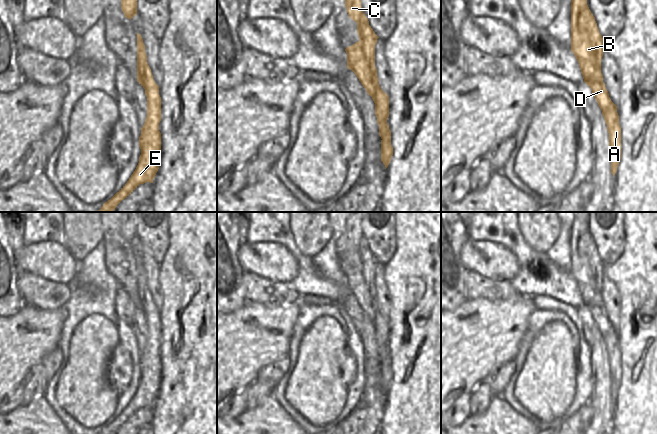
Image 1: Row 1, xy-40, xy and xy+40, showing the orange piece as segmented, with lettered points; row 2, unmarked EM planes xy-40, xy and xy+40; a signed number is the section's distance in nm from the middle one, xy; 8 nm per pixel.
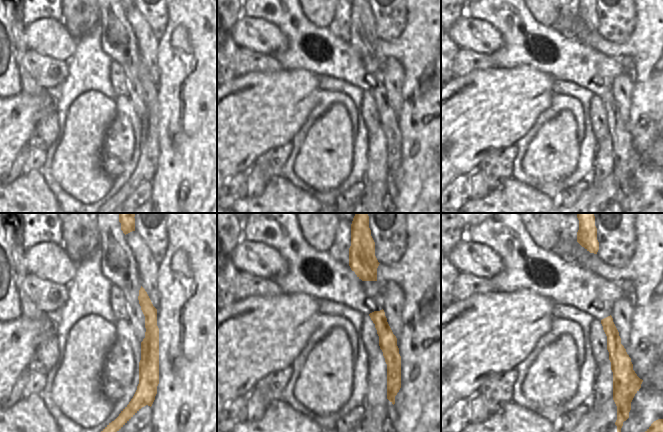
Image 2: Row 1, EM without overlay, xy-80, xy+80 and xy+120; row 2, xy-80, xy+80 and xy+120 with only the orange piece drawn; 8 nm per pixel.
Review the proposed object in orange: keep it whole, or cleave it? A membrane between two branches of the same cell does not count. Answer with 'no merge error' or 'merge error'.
merge error

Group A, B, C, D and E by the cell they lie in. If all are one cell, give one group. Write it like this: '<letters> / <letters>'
A D / B C E

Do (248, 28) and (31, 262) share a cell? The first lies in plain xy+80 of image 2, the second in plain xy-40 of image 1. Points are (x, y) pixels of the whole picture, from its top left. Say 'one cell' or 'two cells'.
one cell

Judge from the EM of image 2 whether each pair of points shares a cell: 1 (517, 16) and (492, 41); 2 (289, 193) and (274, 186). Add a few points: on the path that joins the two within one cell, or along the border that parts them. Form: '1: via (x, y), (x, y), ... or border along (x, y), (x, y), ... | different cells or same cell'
1: border along (481, 19), (502, 38), (502, 45), (491, 54) | different cells
2: via (285, 193), (281, 193), (278, 190) | same cell

